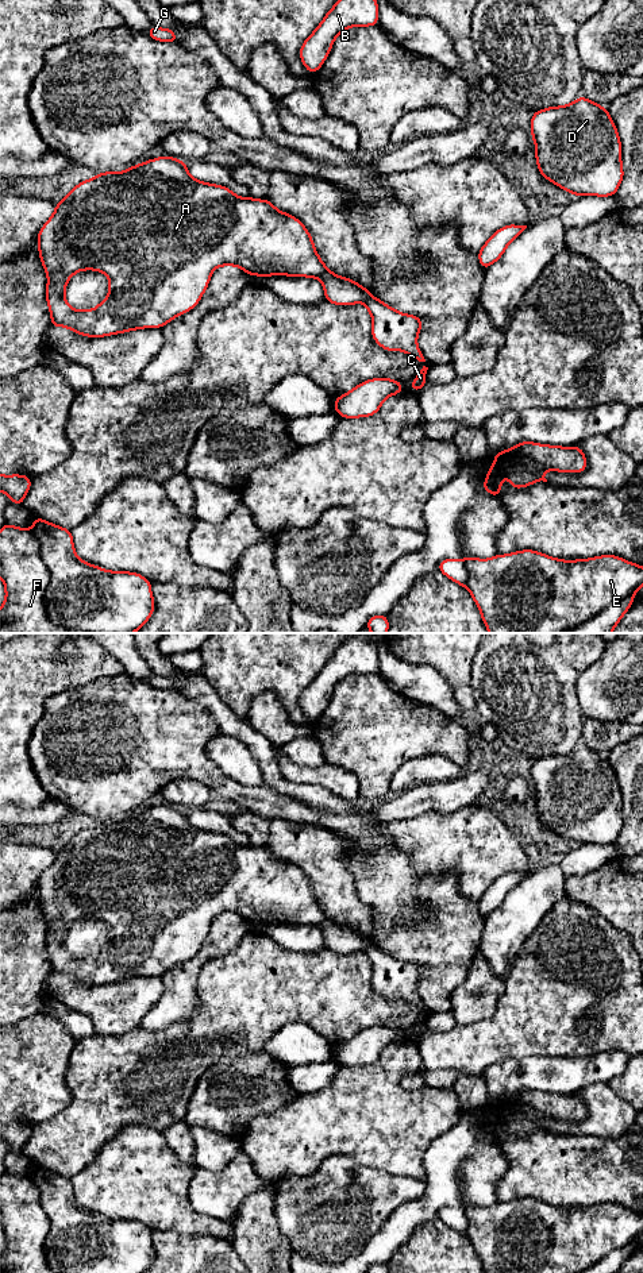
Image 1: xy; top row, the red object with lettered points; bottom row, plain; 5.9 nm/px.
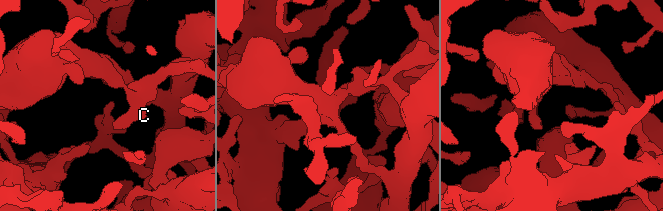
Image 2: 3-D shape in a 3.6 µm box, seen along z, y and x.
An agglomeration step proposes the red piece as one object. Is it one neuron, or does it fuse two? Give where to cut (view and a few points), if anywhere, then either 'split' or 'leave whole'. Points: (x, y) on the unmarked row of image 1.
cut xy (30, 1177), (49, 1221), (45, 1260), (56, 1272); split

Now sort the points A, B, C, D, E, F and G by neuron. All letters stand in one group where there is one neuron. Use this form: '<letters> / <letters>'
A E F / B C D G

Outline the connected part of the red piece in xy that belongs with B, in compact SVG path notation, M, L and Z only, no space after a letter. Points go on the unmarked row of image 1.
M351 633L349 639L327 660L316 678L304 688L300 695L300 707L312 724L324 711L336 684L350 675L378 674L377 647L369 640L371 633Z

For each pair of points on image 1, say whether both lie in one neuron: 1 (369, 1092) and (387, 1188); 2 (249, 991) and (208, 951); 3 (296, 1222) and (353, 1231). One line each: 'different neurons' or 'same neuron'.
1: different neurons
2: different neurons
3: same neuron

